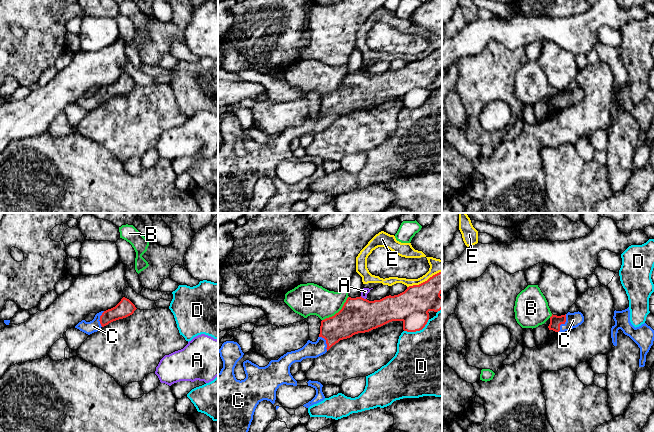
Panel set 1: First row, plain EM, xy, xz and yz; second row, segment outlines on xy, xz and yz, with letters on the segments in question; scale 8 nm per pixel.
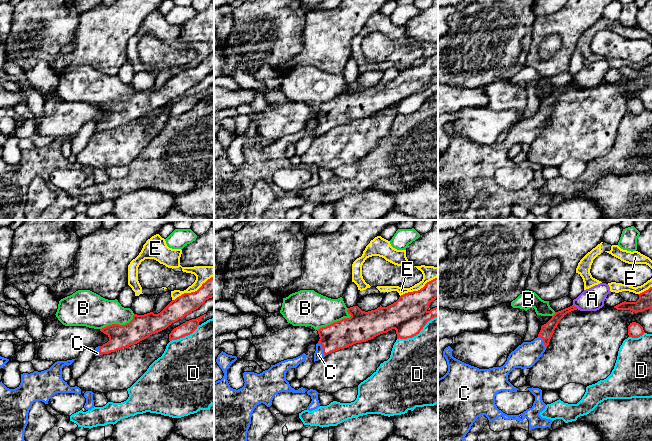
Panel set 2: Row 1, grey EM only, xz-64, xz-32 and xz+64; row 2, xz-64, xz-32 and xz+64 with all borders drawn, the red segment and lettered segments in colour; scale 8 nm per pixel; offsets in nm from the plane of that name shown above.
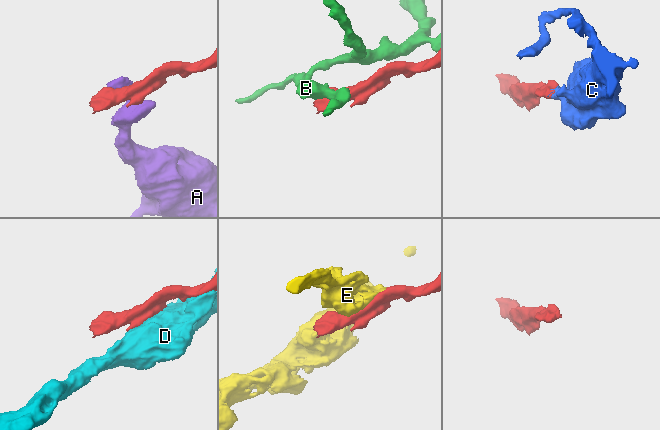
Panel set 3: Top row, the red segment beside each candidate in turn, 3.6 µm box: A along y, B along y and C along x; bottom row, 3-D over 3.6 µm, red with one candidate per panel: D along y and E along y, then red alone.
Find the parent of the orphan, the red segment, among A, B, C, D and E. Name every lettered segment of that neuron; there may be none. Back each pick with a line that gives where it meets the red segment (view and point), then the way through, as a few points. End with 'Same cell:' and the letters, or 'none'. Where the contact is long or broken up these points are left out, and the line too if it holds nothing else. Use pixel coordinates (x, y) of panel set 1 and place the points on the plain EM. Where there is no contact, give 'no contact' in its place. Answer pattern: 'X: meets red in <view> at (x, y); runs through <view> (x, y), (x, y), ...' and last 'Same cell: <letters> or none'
C: meets red in yz at (563, 99); runs through yz (555, 97), (563, 99), (573, 96)
Same cell: C

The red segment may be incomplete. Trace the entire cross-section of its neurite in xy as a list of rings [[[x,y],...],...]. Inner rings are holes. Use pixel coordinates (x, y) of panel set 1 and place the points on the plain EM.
[[[123,73],[115,83],[97,89],[90,98],[82,96],[75,104],[90,111],[113,97],[132,91],[136,85],[135,81],[129,75]]]

